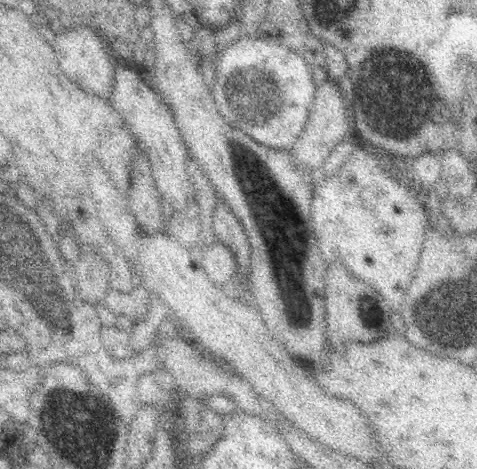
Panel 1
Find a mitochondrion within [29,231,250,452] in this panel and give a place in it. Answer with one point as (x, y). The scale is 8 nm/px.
(73, 421)

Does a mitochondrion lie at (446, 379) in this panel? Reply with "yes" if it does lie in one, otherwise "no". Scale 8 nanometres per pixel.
no

